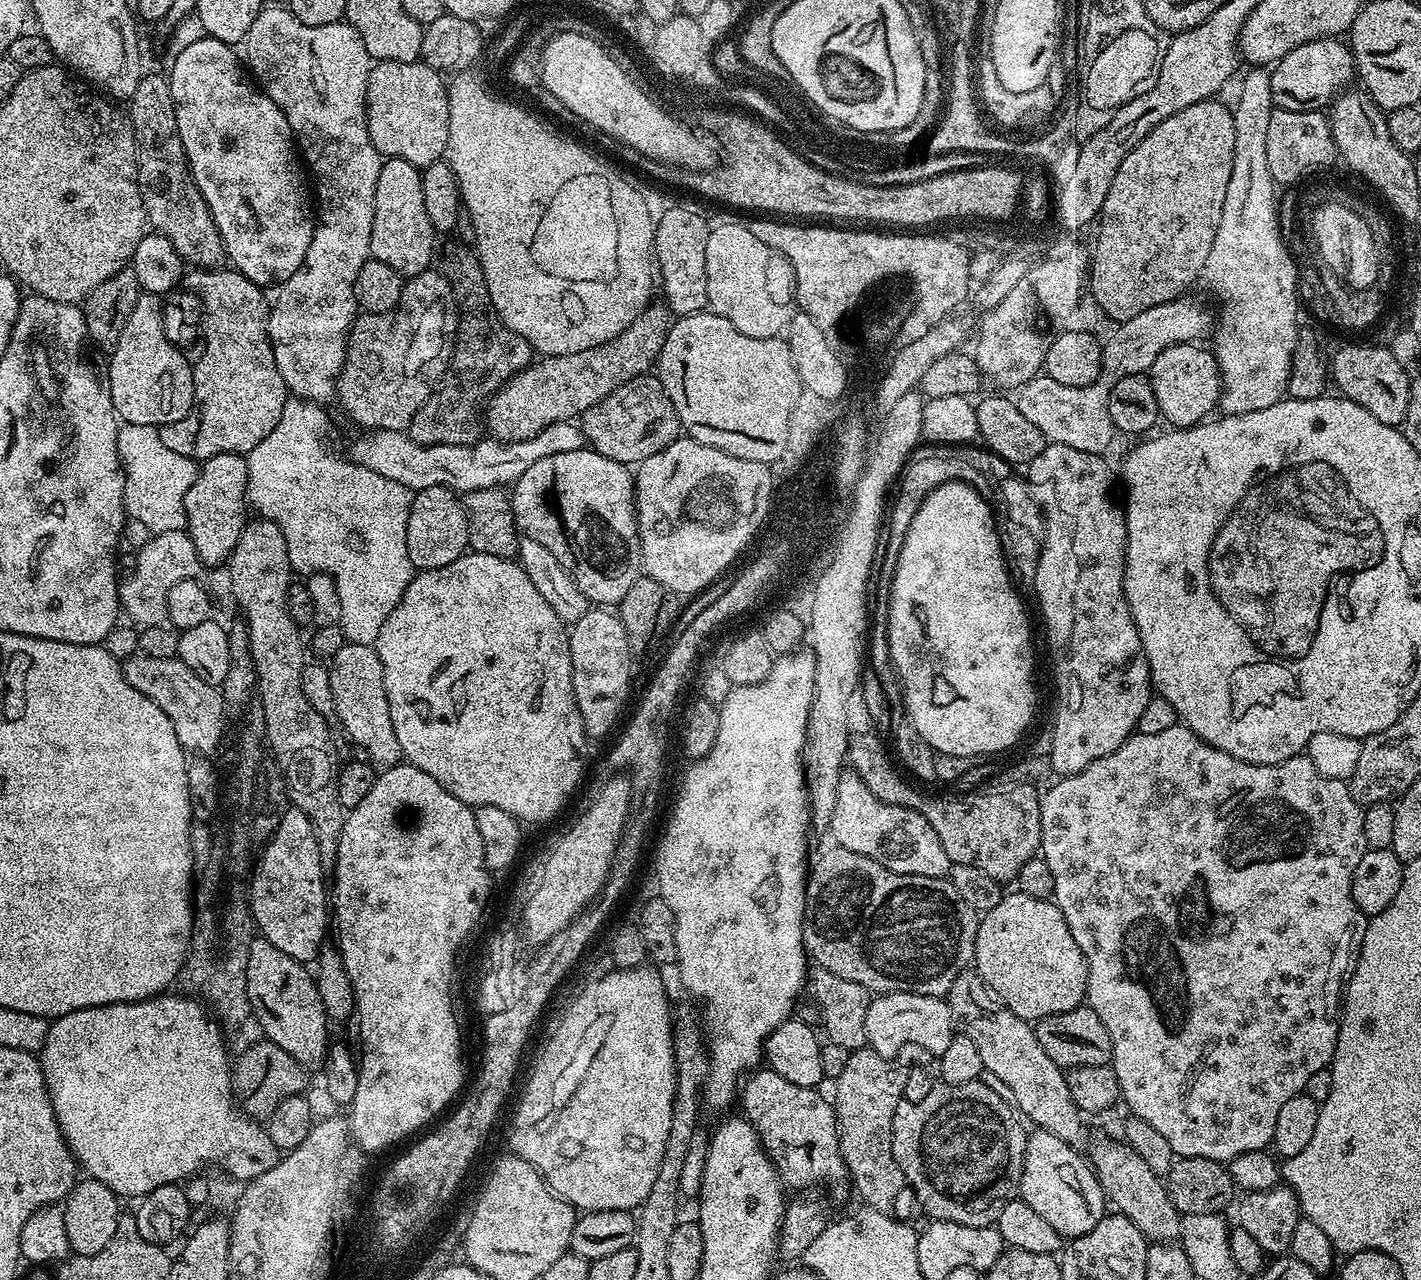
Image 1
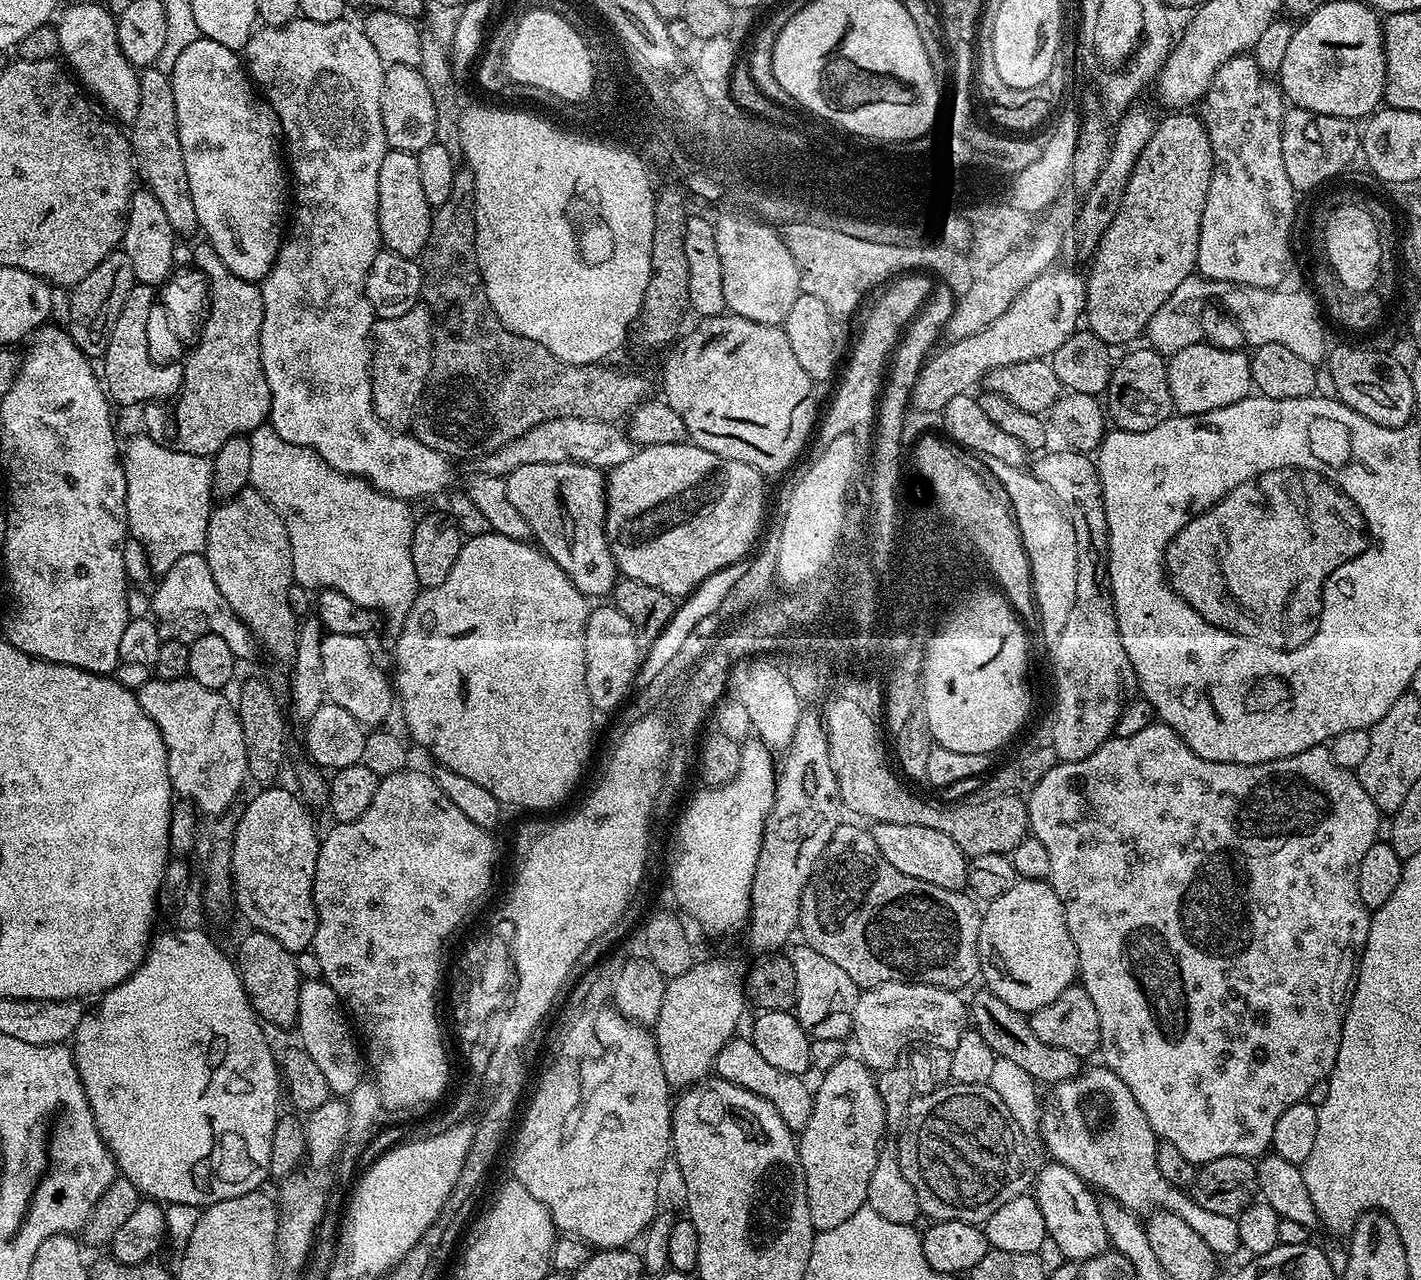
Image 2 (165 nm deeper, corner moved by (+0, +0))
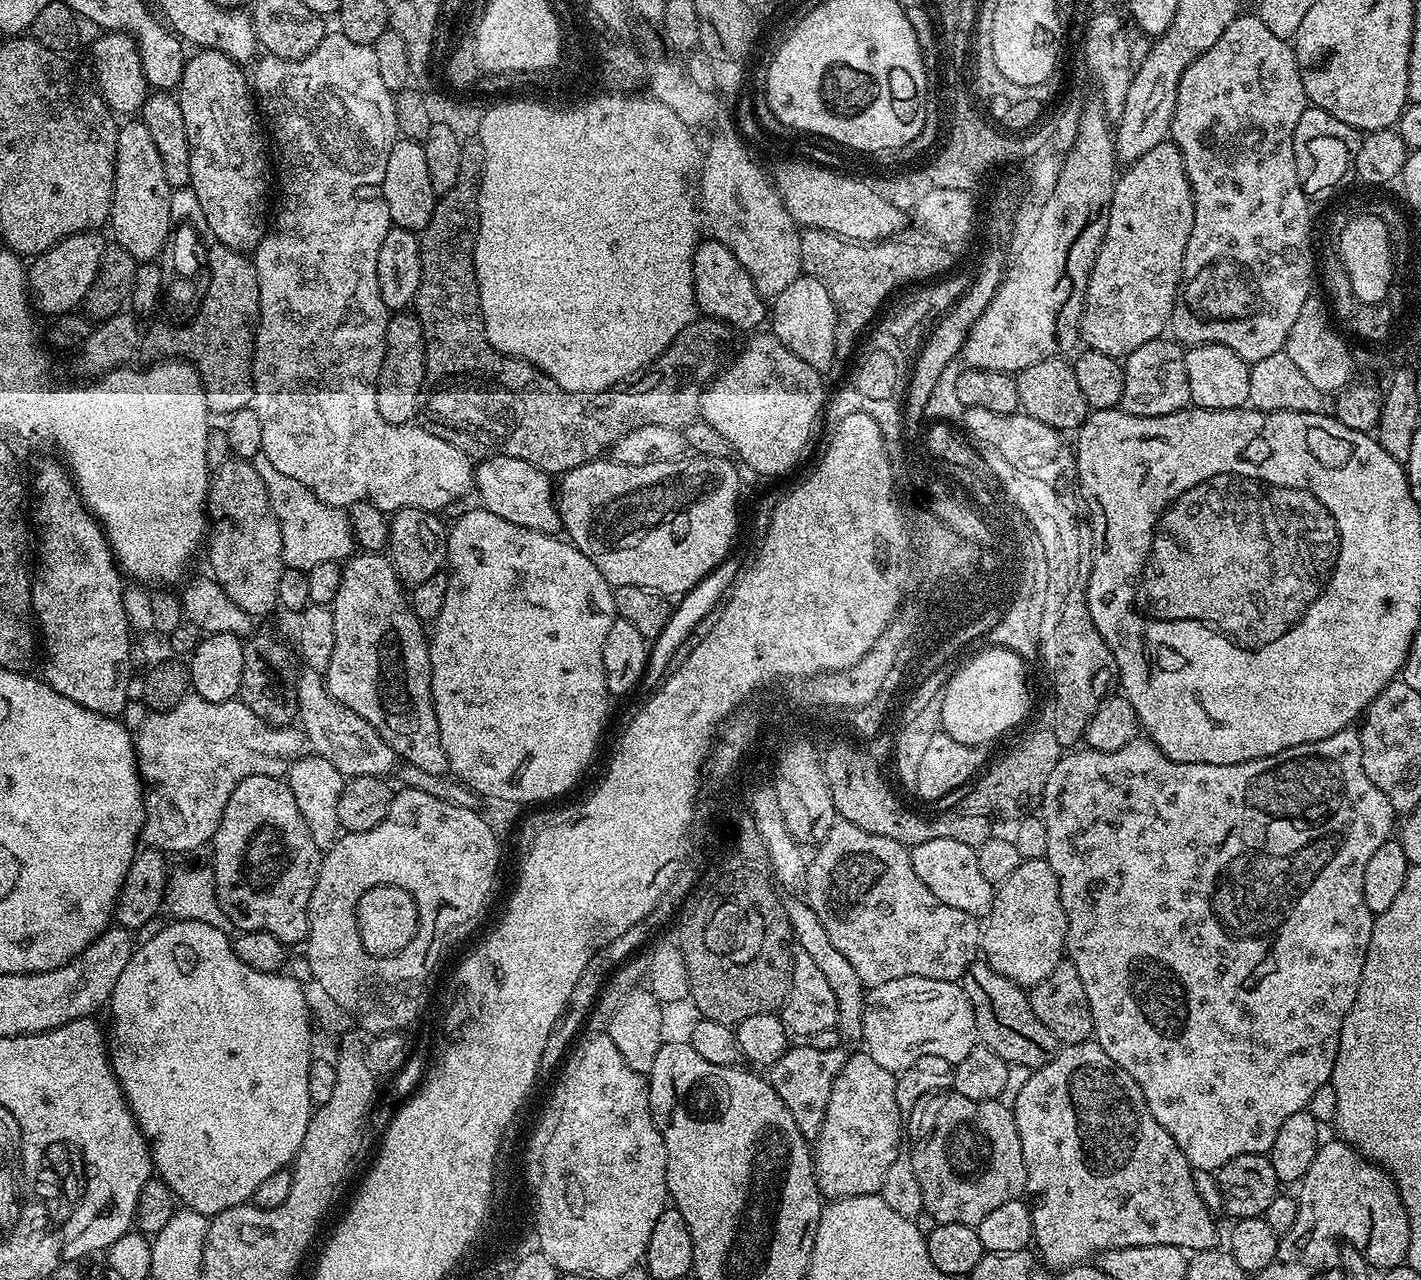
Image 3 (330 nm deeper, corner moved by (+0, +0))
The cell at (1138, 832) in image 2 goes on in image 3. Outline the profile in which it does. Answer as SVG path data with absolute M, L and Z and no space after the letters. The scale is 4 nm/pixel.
M1349 726L1338 730L1338 734L1330 734L1330 738L1322 738L1318 742L1287 748L1270 758L1258 758L1237 764L1174 762L1170 758L1166 758L1166 754L1162 754L1162 750L1158 750L1158 746L1153 740L1147 738L1137 738L1134 742L1126 742L1126 746L1122 746L1122 750L1110 750L1109 752L1099 752L1084 746L1079 750L1072 750L1061 755L1054 770L1050 773L1050 778L1046 781L1044 793L1038 803L1038 815L1046 826L1046 859L1050 870L1054 870L1054 874L1058 878L1062 910L1066 910L1066 922L1068 923L1066 956L1078 970L1078 978L1082 978L1082 987L1086 990L1086 998L1090 1002L1094 1043L1111 1060L1118 1062L1118 1066L1122 1066L1122 1070L1126 1070L1126 1074L1130 1074L1130 1078L1134 1078L1134 1082L1138 1082L1138 1086L1146 1098L1146 1106L1150 1110L1150 1114L1154 1114L1154 1118L1160 1123L1162 1130L1166 1130L1166 1134L1170 1134L1170 1138L1174 1138L1174 1142L1178 1142L1182 1154L1186 1154L1193 1169L1215 1173L1216 1169L1221 1168L1226 1162L1230 1162L1230 1158L1238 1158L1242 1154L1254 1154L1255 1152L1271 1153L1274 1138L1278 1138L1278 1129L1282 1127L1282 1122L1286 1122L1286 1118L1290 1118L1290 1114L1305 1111L1314 1092L1332 1079L1342 1022L1346 1018L1350 1006L1354 1006L1354 998L1358 994L1358 986L1362 982L1362 970L1370 946L1374 913L1366 906L1366 898L1362 890L1366 862L1370 862L1374 850L1378 850L1378 846L1382 846L1382 842L1393 839L1394 829L1398 824L1398 813L1394 810L1394 806L1390 806L1390 798L1386 798L1386 794L1382 794L1382 790L1378 790L1378 786L1374 786L1374 782L1370 782L1370 778L1366 778L1366 770L1362 766L1362 742L1359 731L1355 727Z

